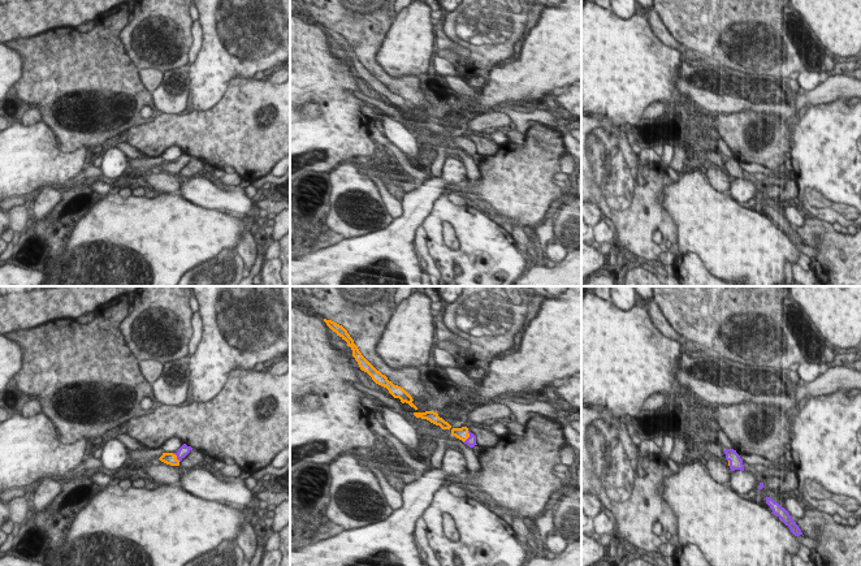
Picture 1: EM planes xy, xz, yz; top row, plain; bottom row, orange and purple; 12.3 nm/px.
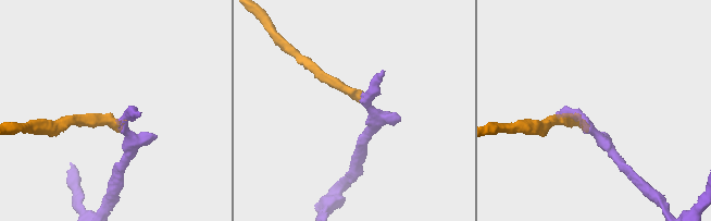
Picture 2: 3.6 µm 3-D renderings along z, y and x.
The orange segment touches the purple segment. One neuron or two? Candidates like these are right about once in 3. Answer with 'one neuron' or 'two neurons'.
one neuron

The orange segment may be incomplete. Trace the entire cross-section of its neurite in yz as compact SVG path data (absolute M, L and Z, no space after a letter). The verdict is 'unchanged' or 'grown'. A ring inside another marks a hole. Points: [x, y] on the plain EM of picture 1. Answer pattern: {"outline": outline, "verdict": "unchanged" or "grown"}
{"outline": "M723 157L723 160L726 163L726 168L728 169L728 174L730 174L731 180L735 180L735 178L744 180L743 168L736 161L736 159L734 159L734 157L724 159Z", "verdict": "grown"}

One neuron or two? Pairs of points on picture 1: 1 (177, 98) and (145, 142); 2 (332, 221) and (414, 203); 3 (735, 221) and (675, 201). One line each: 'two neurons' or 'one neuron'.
1: two neurons
2: two neurons
3: one neuron

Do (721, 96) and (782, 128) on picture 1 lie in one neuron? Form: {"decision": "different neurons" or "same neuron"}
{"decision": "different neurons"}

